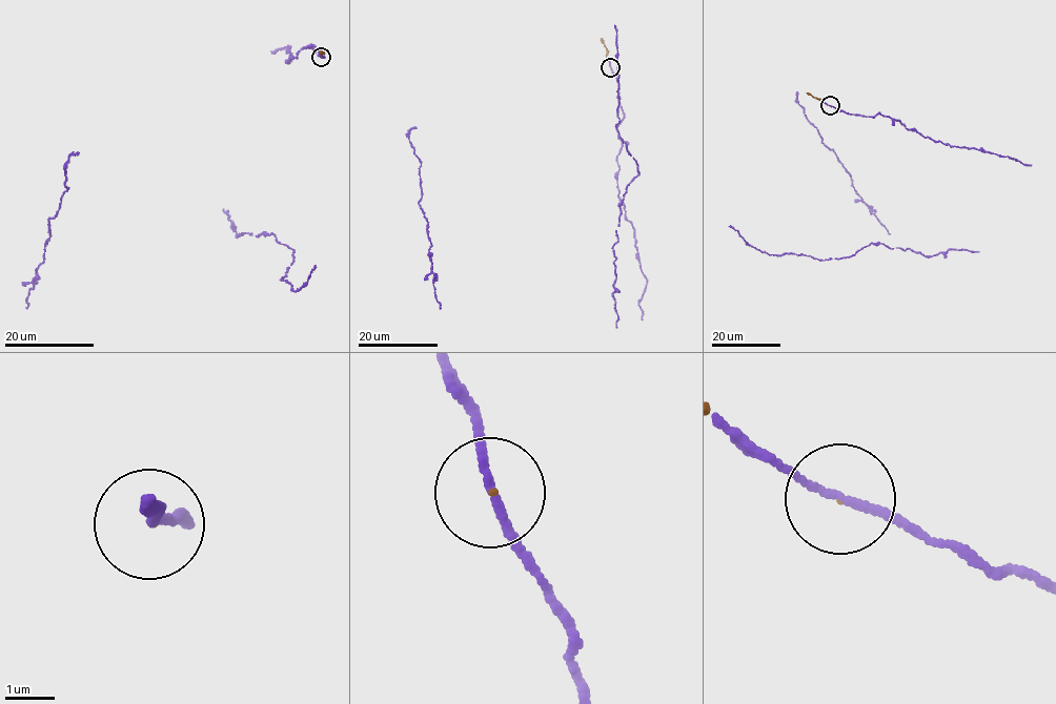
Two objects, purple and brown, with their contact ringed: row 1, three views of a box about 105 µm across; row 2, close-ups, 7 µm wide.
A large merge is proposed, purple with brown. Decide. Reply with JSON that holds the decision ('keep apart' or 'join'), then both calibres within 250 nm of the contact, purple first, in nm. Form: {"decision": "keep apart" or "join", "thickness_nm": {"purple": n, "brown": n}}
{"decision": "join", "thickness_nm": {"purple": 140, "brown": 30}}

